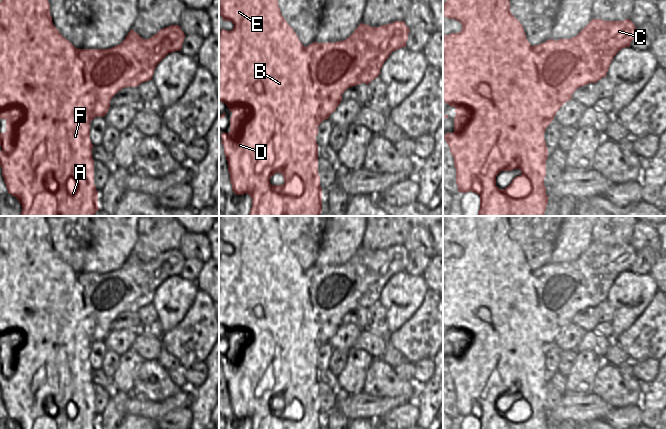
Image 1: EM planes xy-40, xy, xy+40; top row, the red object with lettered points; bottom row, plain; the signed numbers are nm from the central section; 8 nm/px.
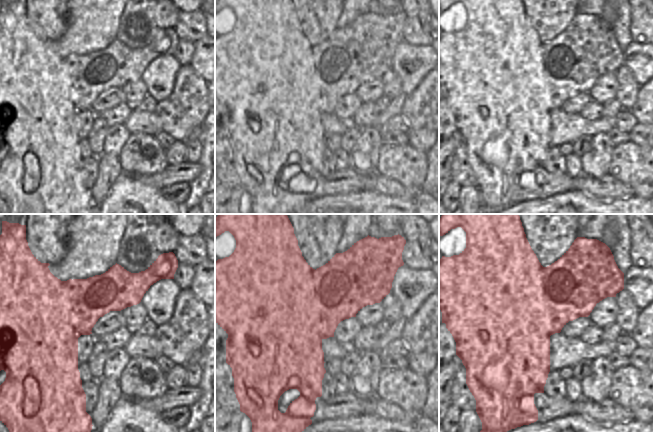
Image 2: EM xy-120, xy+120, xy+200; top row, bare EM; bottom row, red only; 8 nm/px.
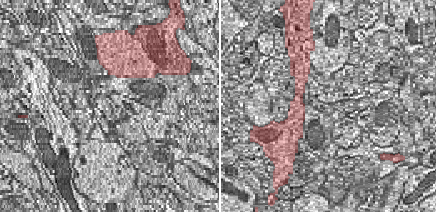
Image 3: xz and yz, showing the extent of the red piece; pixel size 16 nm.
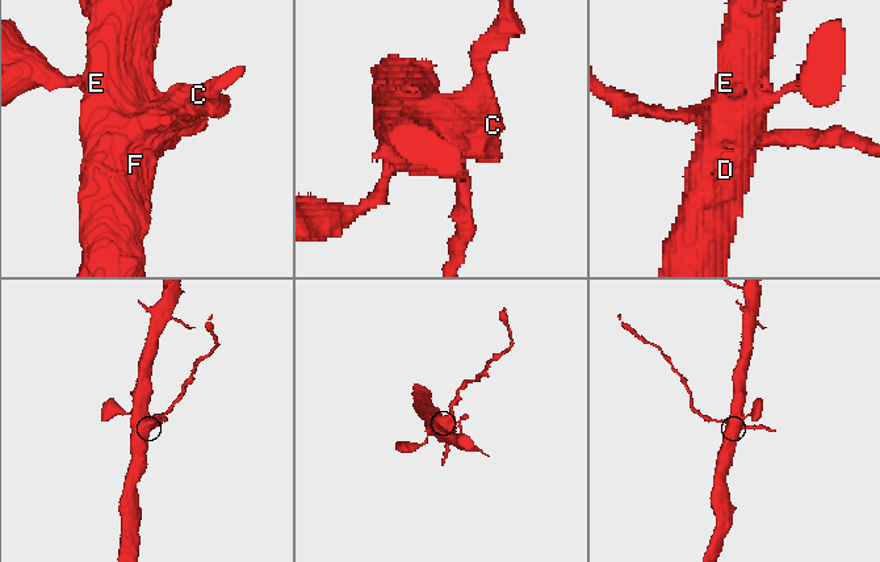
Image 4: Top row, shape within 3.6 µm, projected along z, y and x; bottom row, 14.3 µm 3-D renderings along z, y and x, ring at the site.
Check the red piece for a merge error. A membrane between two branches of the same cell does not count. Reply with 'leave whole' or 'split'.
split

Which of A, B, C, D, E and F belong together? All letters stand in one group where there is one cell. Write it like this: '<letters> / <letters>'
A B D E F / C

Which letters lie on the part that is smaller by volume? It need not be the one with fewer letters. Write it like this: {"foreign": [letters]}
{"foreign": ["C"]}

